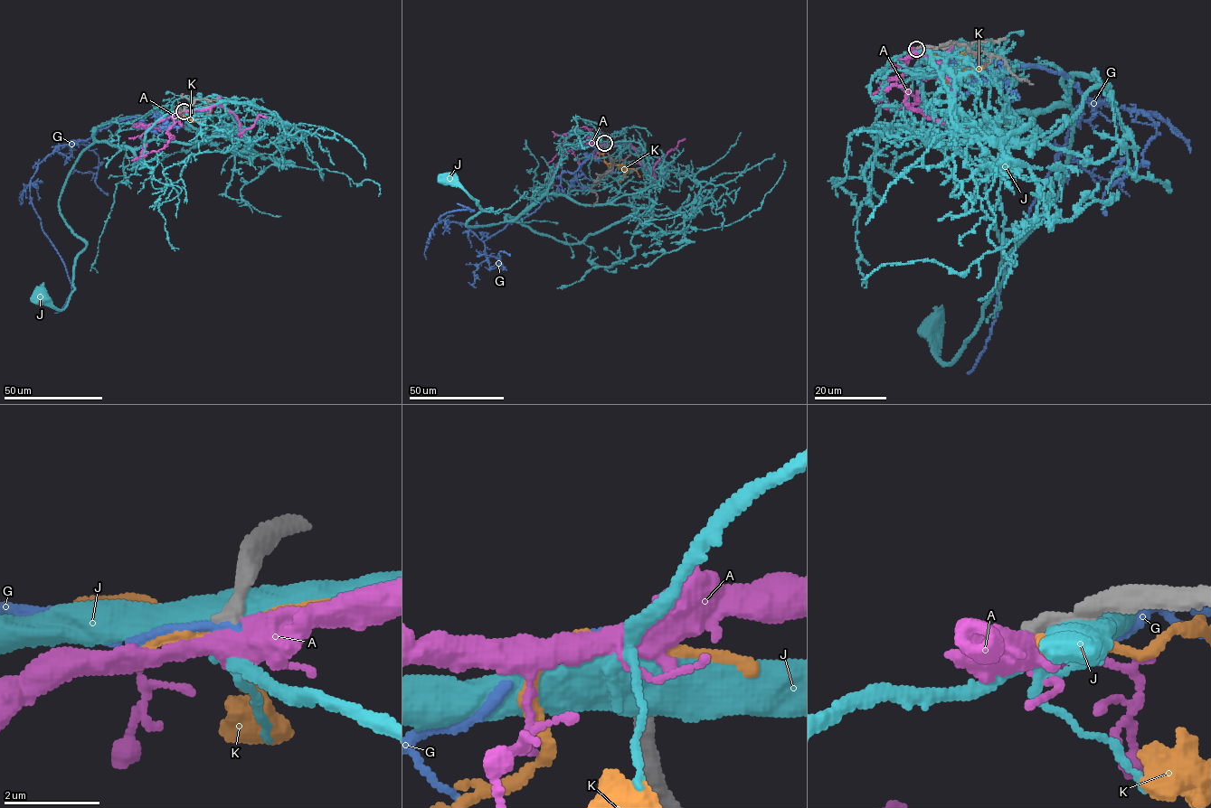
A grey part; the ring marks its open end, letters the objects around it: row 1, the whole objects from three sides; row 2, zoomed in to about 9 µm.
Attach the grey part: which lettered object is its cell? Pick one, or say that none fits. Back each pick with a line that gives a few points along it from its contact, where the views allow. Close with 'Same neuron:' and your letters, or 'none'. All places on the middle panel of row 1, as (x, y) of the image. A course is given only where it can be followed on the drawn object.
Same neuron: none

